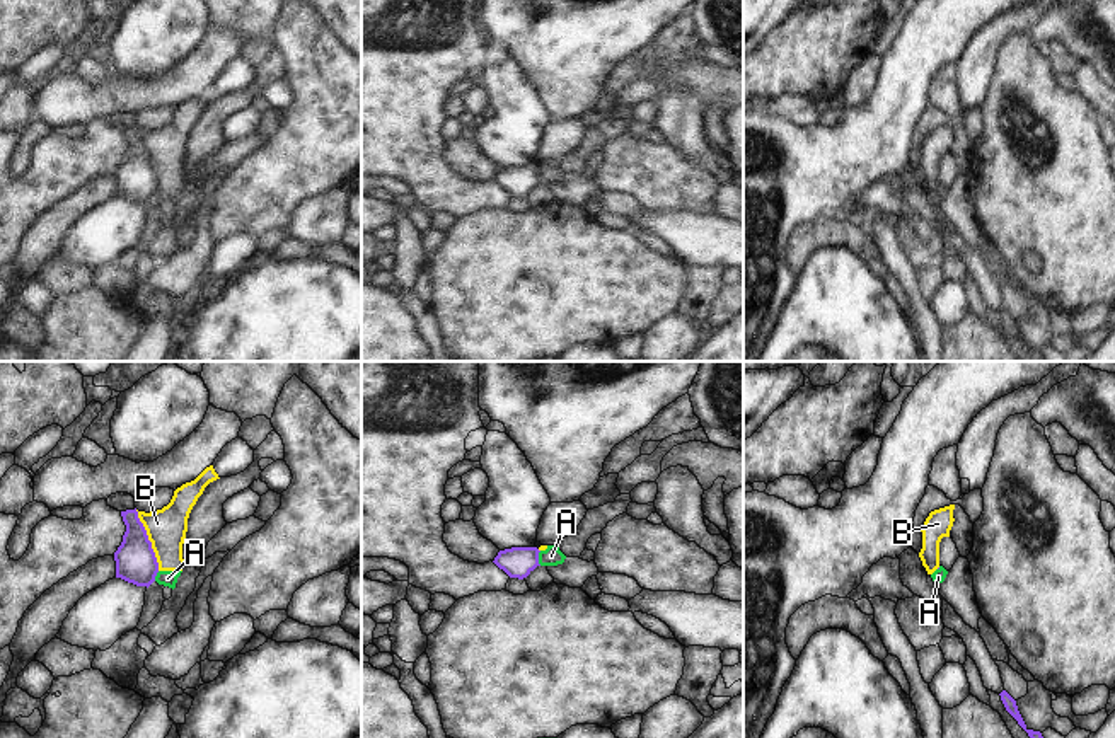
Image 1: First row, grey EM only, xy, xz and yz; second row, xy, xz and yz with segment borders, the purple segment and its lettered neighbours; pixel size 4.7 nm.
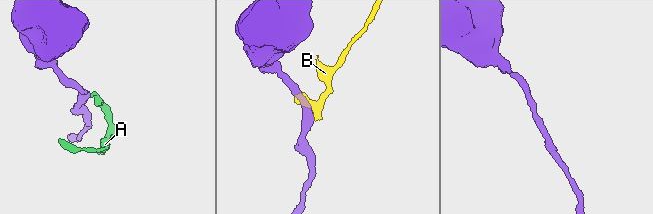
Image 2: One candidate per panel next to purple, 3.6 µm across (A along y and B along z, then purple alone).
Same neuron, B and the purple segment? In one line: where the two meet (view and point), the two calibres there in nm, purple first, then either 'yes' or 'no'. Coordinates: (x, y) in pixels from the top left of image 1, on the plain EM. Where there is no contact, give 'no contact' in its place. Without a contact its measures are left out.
contact xy (149, 159); calibres 190 and 190 nm; no

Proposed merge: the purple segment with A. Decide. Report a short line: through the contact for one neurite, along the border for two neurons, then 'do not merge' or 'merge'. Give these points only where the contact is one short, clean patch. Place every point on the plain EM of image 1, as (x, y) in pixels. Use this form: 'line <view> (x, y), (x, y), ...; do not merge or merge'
line xz (541, 169), (539, 183); do not merge

